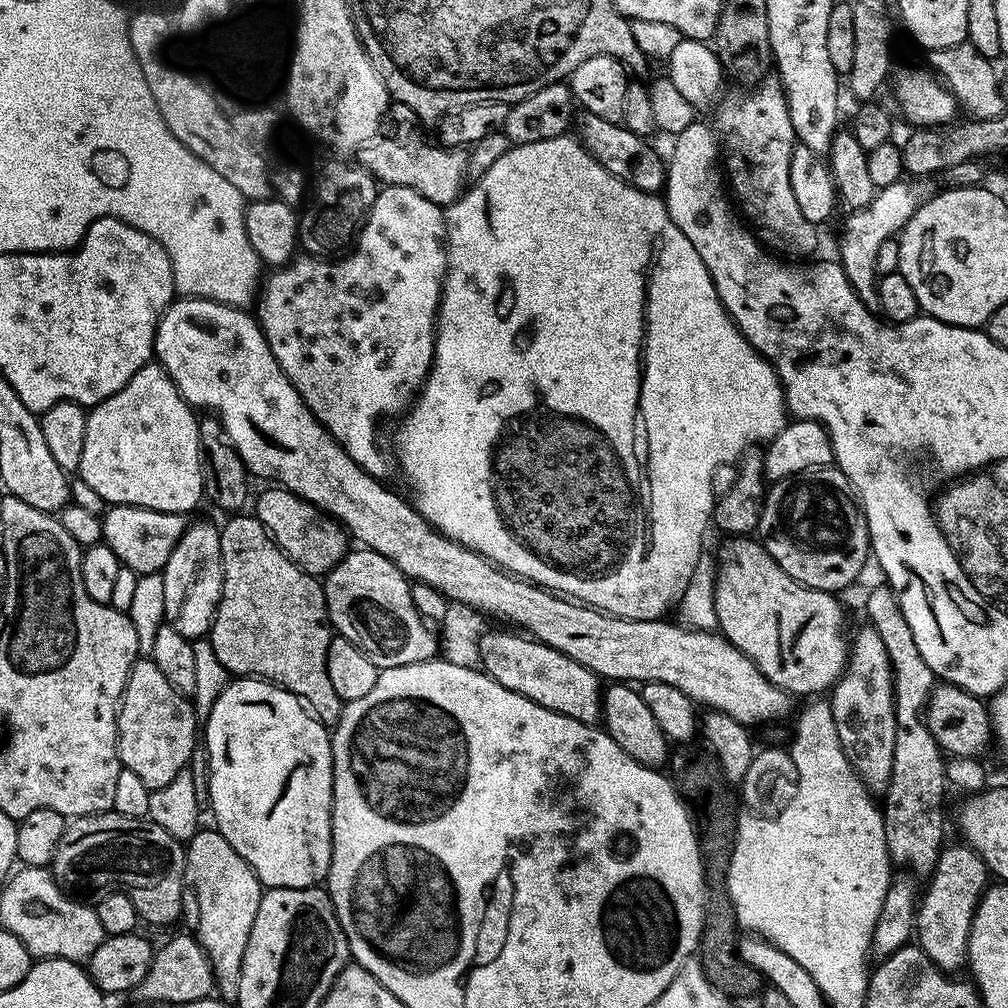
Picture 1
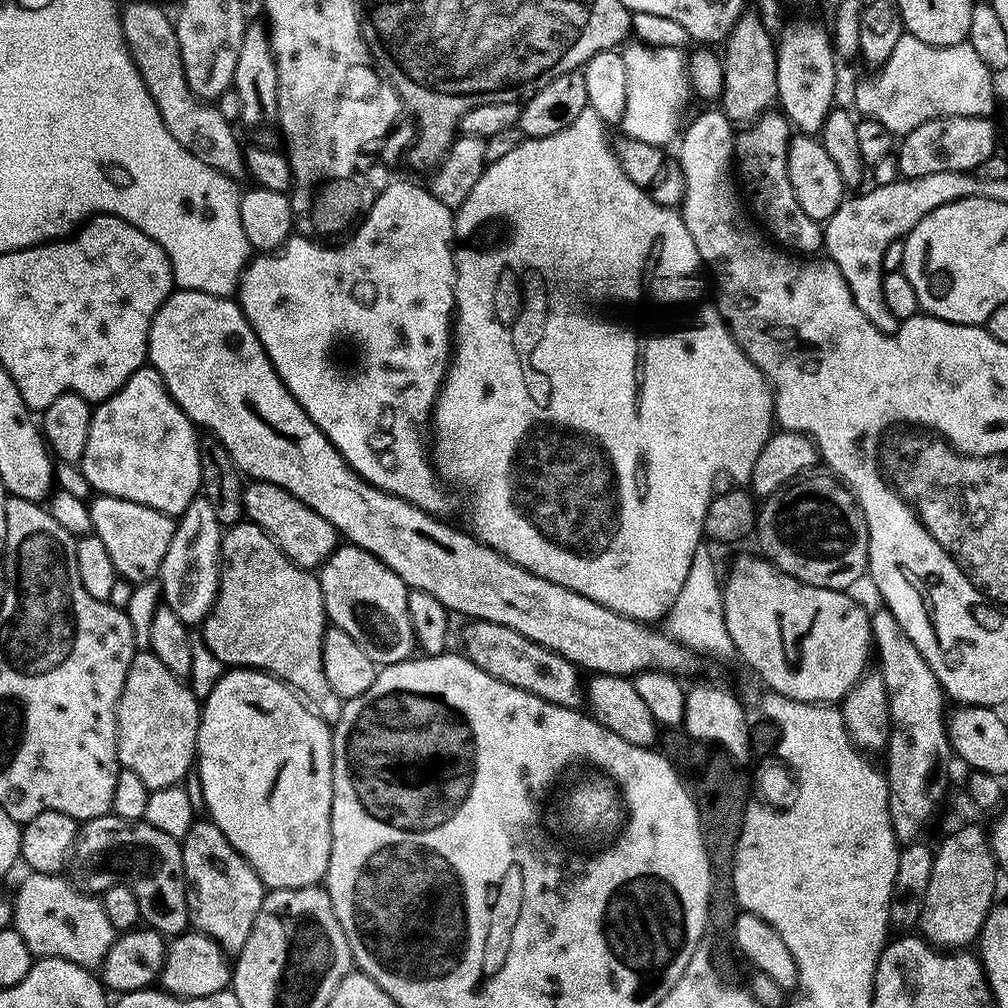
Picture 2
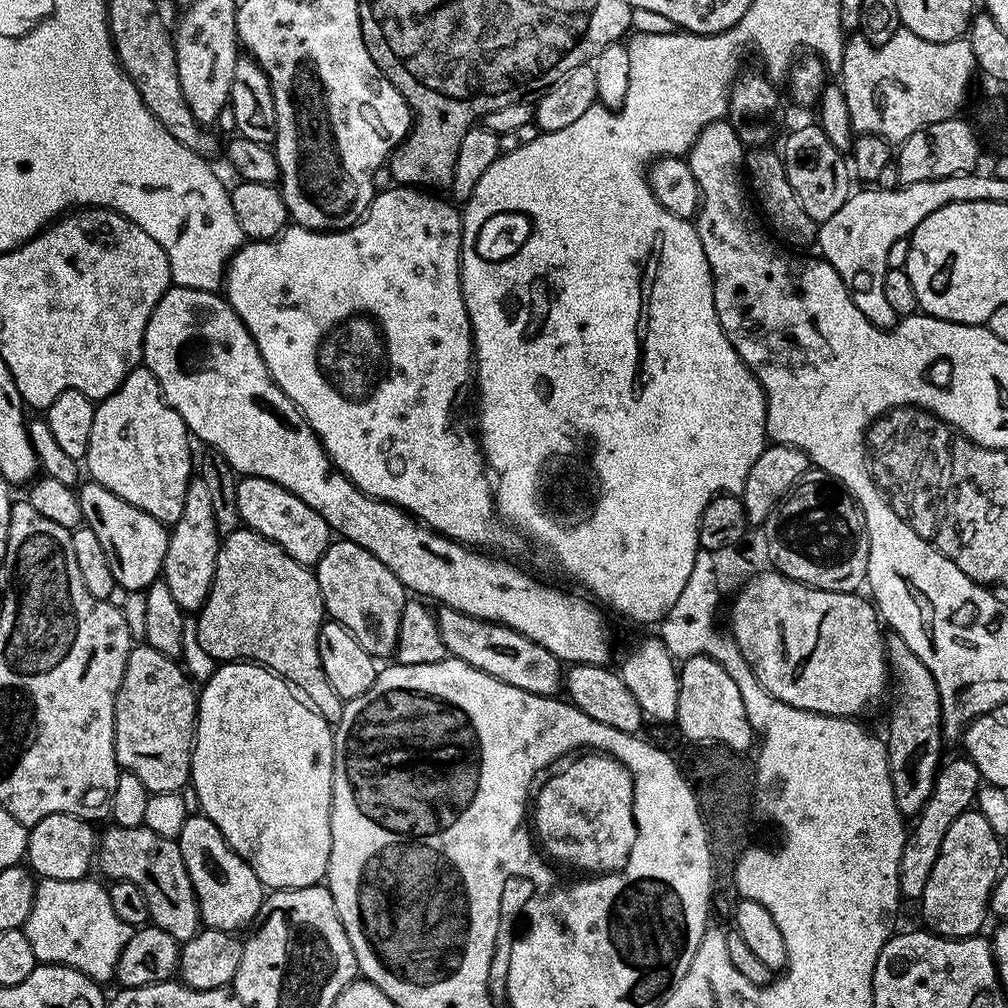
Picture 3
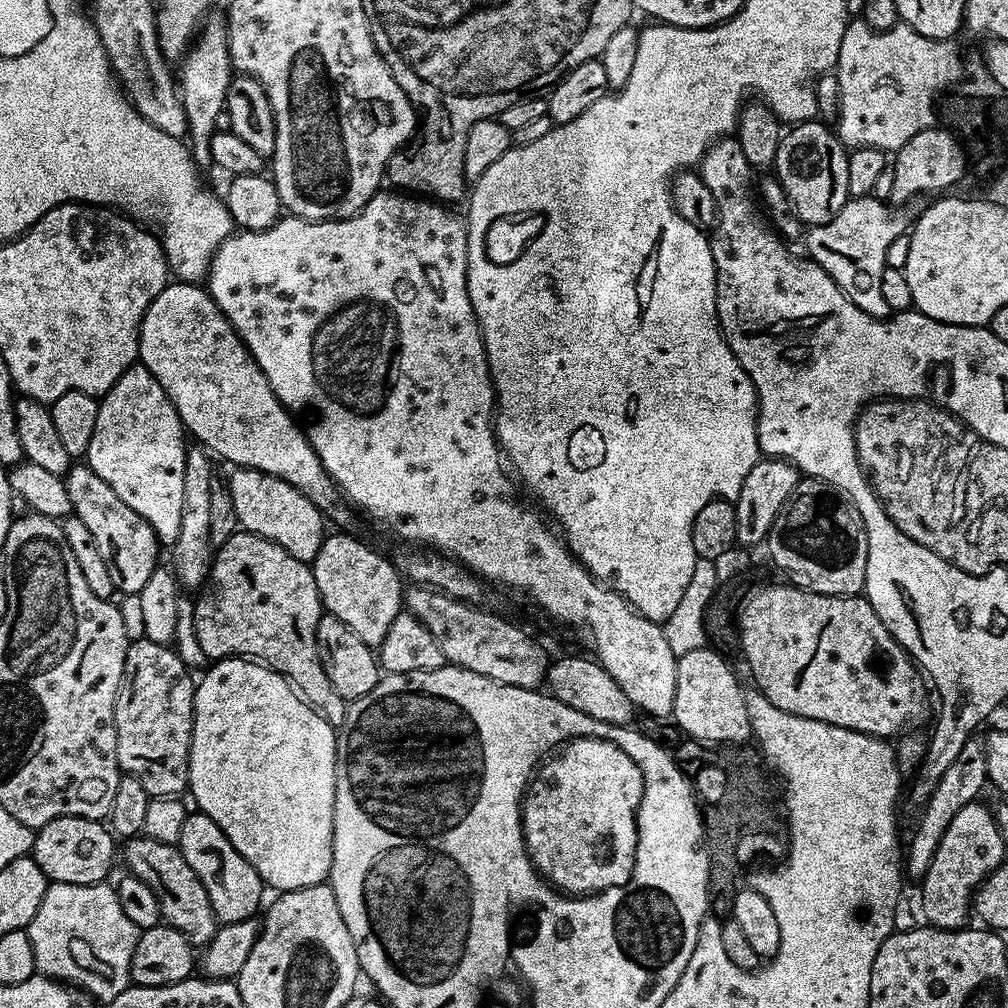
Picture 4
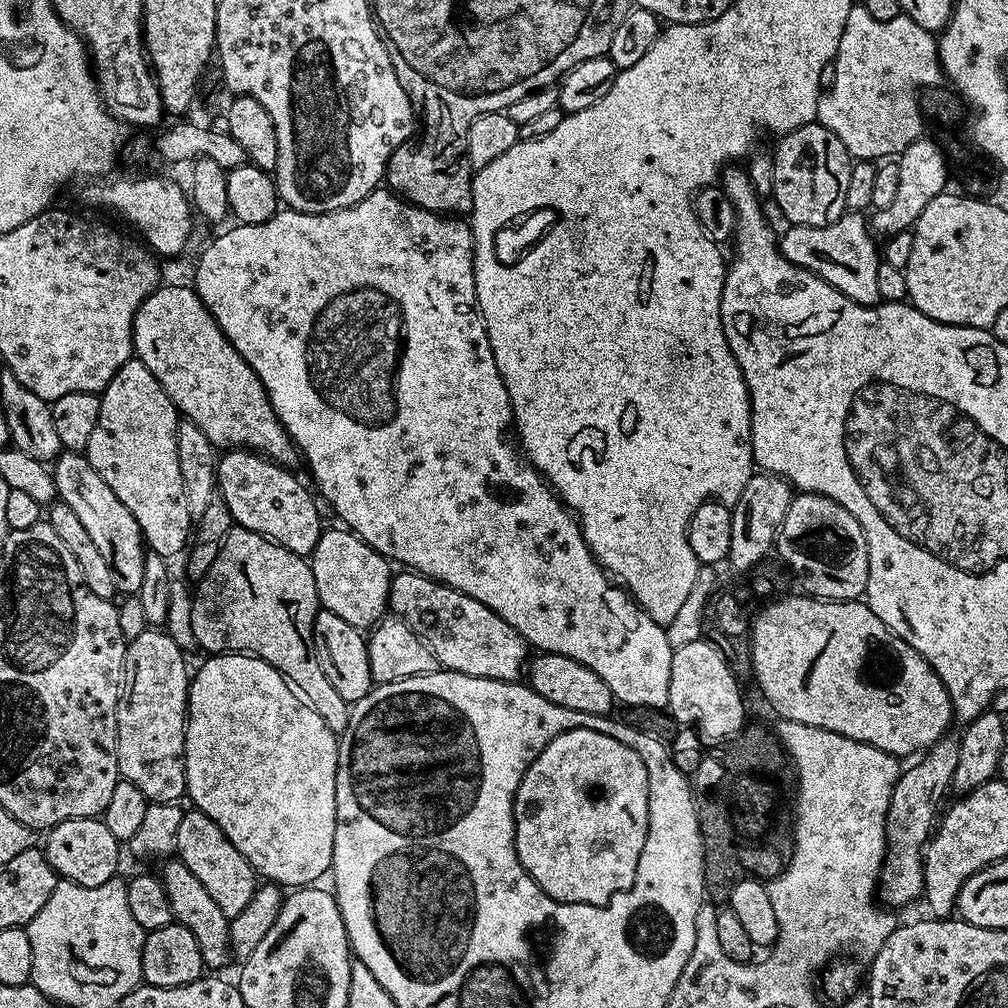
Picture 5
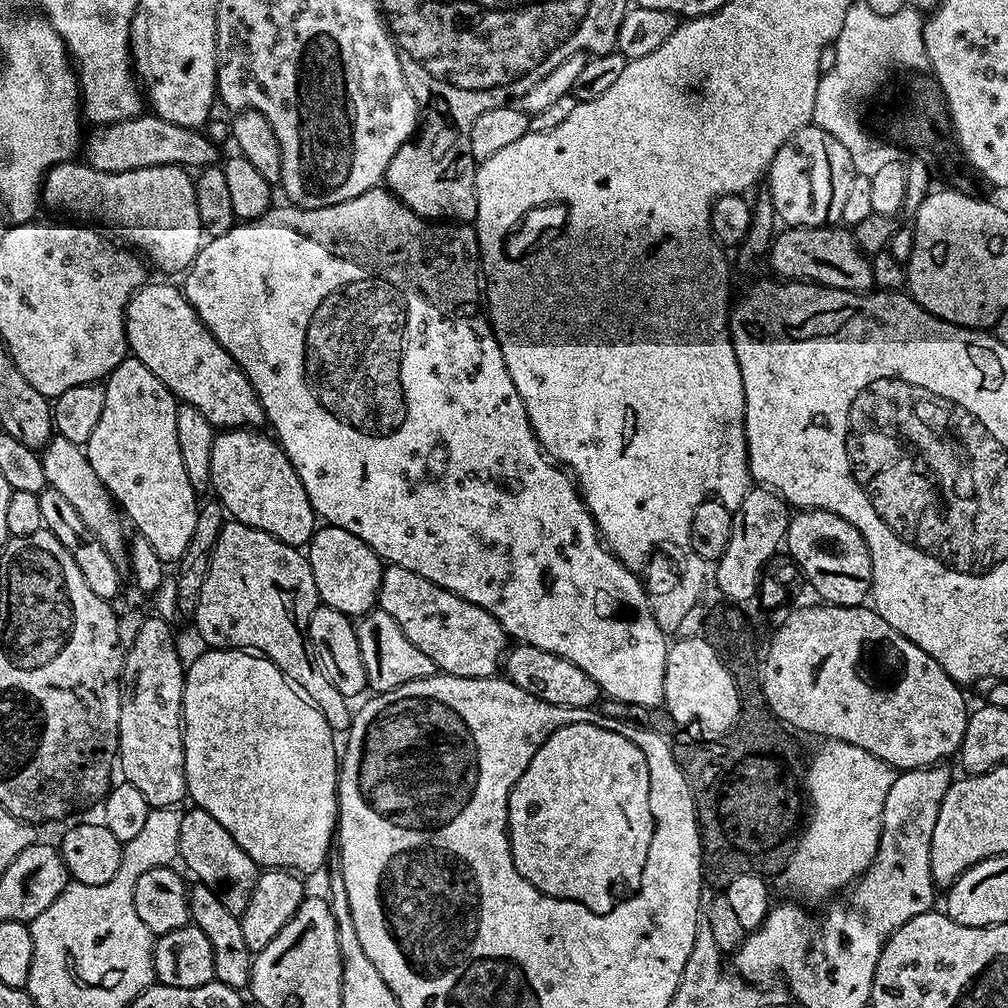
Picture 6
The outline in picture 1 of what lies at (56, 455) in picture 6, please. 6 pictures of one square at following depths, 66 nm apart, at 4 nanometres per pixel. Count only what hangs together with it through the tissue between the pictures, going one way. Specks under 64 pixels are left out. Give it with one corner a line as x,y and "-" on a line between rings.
118,504
109,507
103,517
103,543
114,550
121,565
137,577
152,573
163,573
166,562
174,550
174,546
188,529
189,521
178,512
159,512
149,508
139,508
133,504

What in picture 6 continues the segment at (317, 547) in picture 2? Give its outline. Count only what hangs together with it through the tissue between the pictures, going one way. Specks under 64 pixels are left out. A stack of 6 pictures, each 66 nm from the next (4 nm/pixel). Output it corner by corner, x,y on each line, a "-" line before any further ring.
252,428
221,431
210,450
210,488
216,491
215,499
231,519
260,528
291,548
303,549
316,532
318,517
290,458
268,436

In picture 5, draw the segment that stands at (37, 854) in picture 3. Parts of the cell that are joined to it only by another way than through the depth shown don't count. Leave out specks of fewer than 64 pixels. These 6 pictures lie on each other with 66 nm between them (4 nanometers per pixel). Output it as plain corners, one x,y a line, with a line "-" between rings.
87,816
67,820
47,829
46,836
48,841
42,844
42,851
57,877
82,886
102,886
102,882
110,882
117,875
122,844
106,830
103,819

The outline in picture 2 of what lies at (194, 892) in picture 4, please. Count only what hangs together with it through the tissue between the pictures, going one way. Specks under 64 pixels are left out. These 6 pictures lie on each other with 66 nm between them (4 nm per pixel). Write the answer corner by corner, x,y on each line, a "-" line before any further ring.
114,814
85,820
79,825
76,833
76,845
73,846
70,857
70,872
71,868
73,876
71,879
75,887
89,894
102,894
115,884
134,890
138,898
141,921
155,932
159,932
161,936
171,938
189,931
188,890
184,883
182,844
177,837
150,826
144,820
127,820

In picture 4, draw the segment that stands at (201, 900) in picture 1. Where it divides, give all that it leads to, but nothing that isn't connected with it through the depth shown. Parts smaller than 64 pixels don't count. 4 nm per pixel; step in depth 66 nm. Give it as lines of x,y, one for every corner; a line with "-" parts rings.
193,811
182,822
182,834
178,845
180,852
190,862
190,870
198,874
198,882
206,886
206,898
210,898
210,906
214,910
220,924
233,924
243,920
251,920
260,908
260,899
266,893
266,885
261,880
254,866
230,846
230,838
222,834
222,830
205,812

